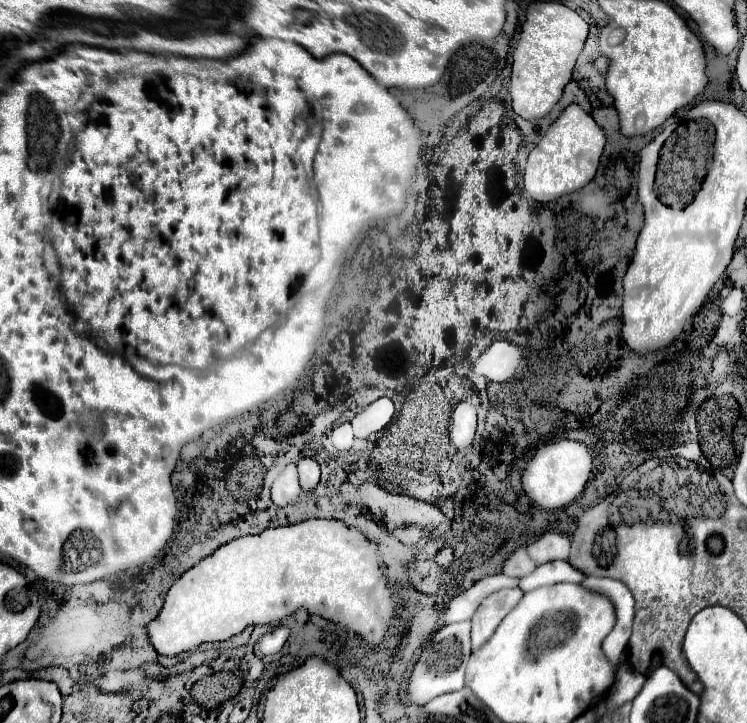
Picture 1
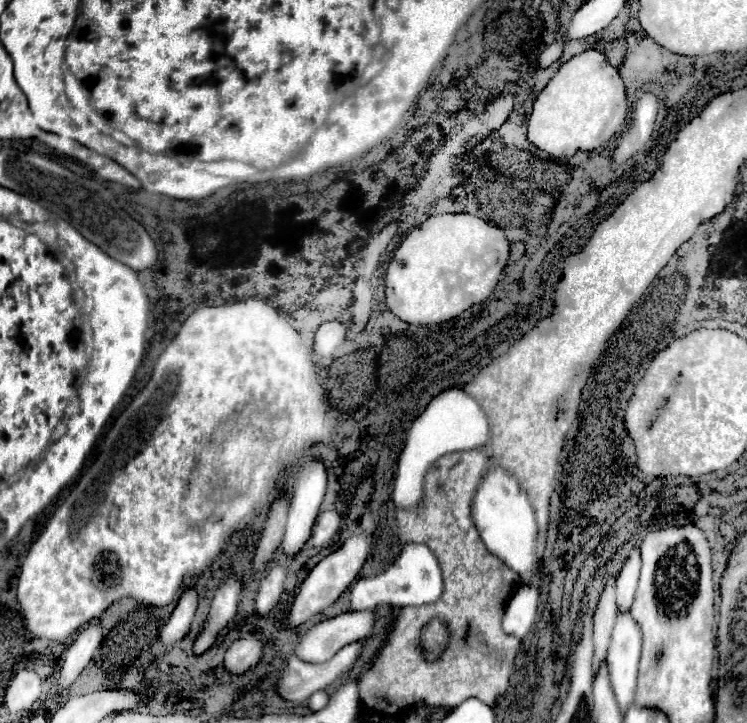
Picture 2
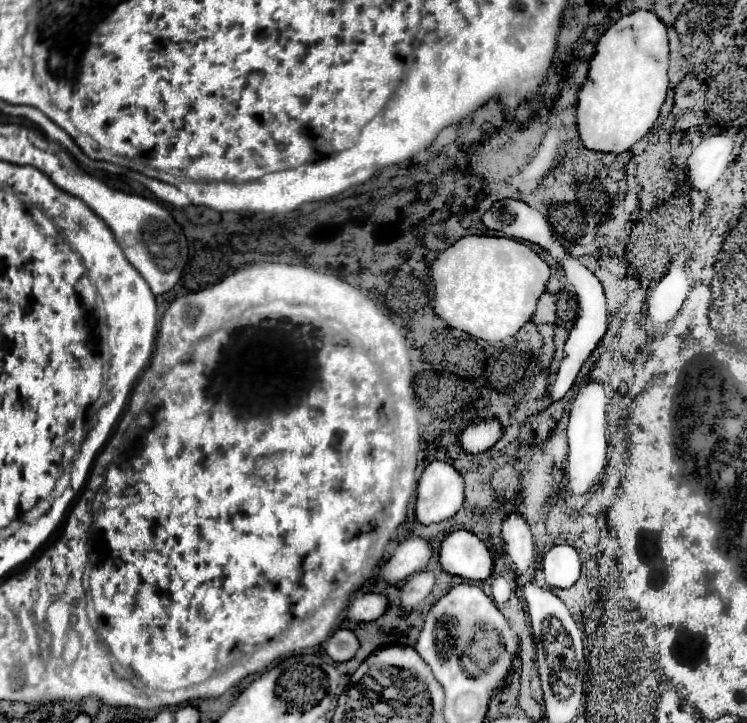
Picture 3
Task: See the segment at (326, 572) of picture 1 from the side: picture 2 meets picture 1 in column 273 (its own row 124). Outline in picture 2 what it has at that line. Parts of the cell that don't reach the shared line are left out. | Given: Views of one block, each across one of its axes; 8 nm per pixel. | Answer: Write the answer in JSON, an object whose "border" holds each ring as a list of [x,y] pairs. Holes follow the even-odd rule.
{"border":[[[588,50],[570,58],[546,84],[546,88],[538,94],[528,120],[528,140],[548,154],[574,156],[580,150],[590,152],[600,148],[612,136],[616,136],[616,132],[624,124],[626,124],[626,92],[624,92],[624,82],[620,78],[620,72],[614,66],[610,66],[600,52]]]}

